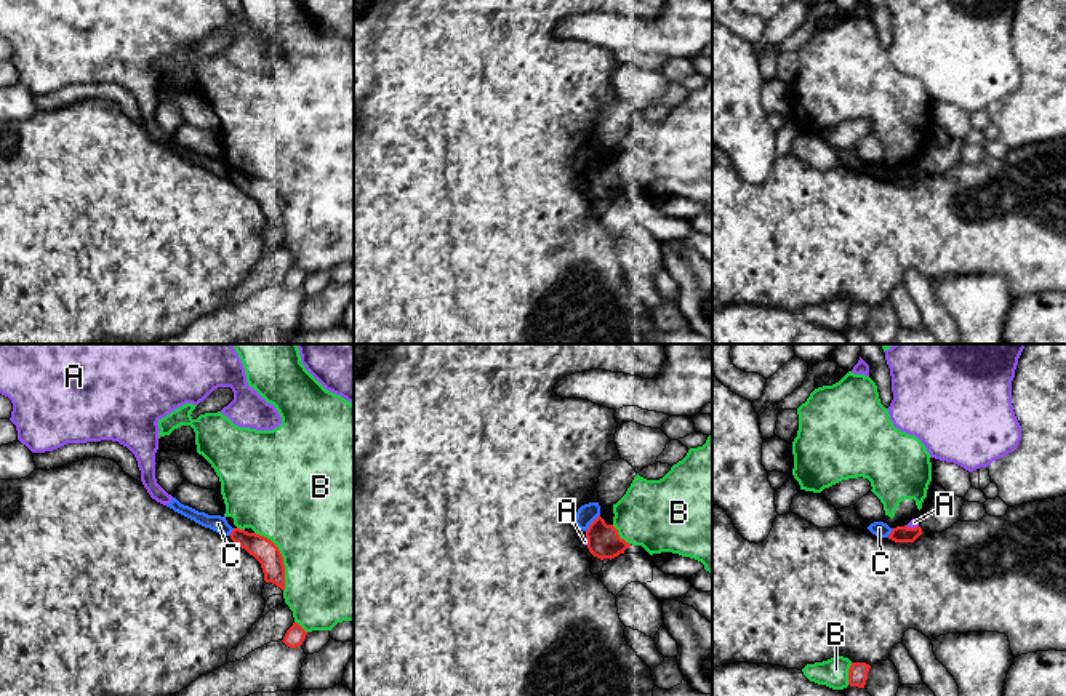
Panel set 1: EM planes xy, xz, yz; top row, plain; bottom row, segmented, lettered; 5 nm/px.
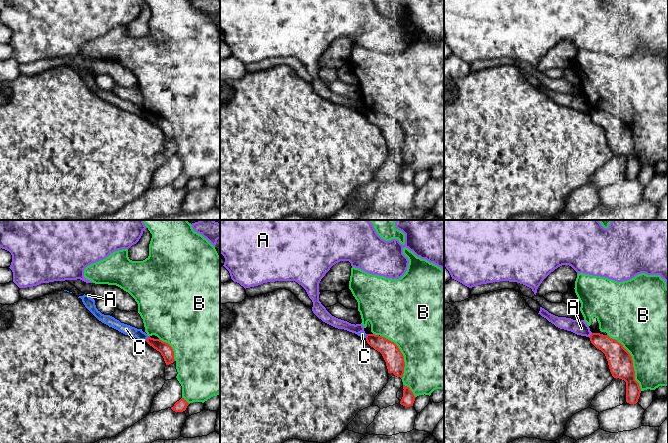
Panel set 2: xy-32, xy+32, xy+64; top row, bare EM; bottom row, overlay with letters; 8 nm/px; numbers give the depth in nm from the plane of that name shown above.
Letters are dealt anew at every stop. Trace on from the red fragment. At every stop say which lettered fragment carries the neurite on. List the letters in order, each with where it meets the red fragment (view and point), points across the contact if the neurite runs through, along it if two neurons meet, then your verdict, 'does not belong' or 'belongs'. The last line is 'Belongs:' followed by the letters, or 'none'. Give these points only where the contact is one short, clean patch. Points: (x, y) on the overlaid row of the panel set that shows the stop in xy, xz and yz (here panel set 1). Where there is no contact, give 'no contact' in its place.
A: contact yz (911, 528); border yz (905, 525), (917, 527); does not belong
B: contact xy (282, 559); does not belong
C: contact xz (591, 524); border xz (599, 514), (586, 532); does not belong
Belongs: none

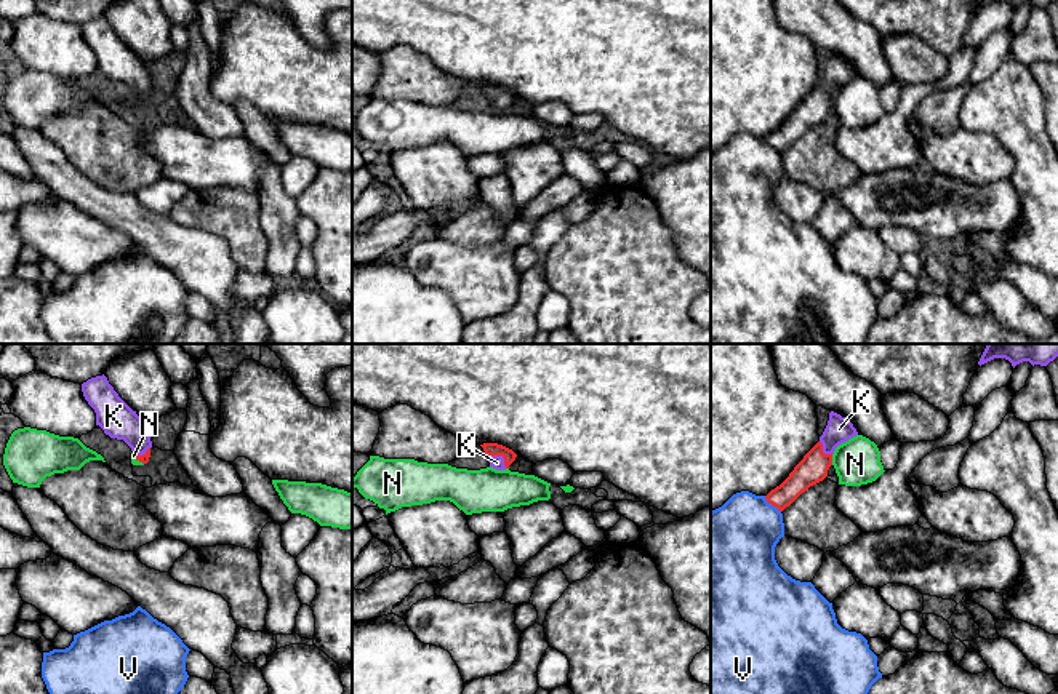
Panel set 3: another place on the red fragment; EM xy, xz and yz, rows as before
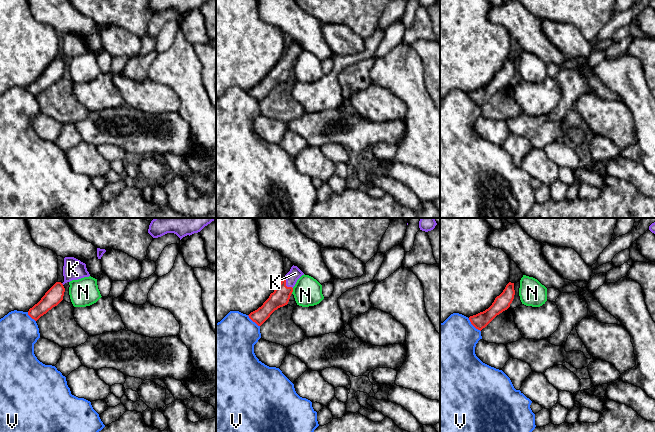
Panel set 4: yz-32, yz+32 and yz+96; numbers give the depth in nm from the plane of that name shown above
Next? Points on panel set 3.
K: contact xz (500, 454); way xz (509, 456), (500, 454), (496, 462); belongs
N: contact yz (831, 459); border yz (831, 454), (833, 464); does not belong
V: contact yz (772, 504); does not belong
Belongs: K

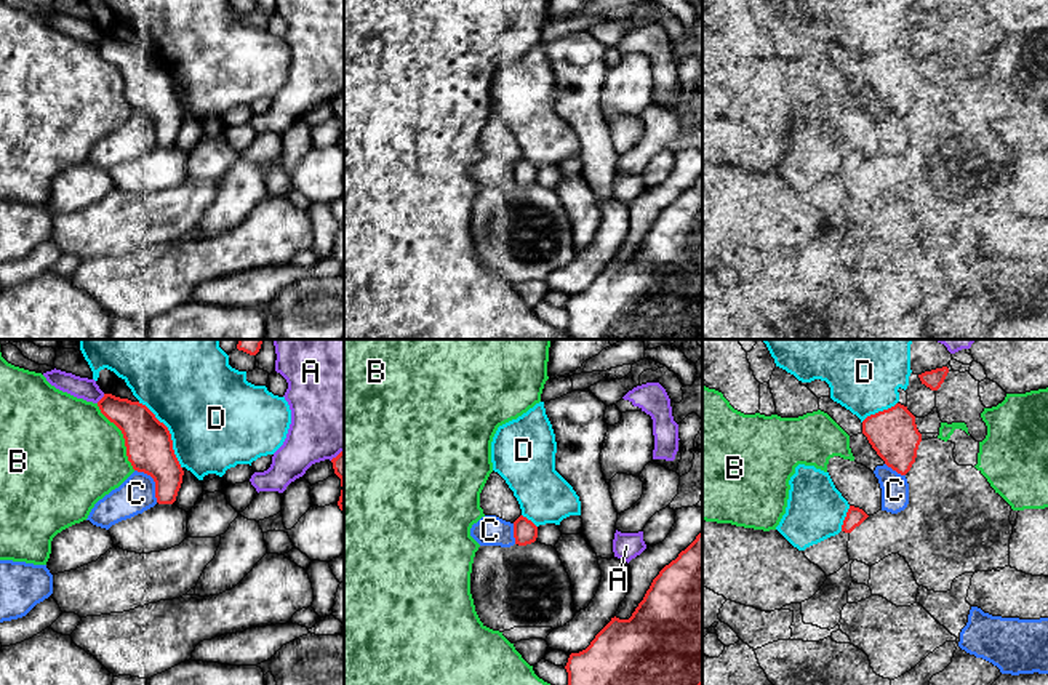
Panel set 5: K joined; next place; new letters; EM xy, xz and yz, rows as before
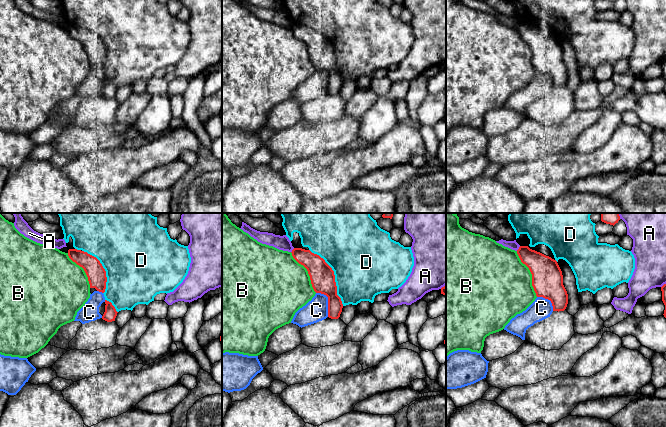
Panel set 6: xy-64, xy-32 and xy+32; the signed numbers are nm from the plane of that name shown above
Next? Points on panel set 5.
A: contact xy (101, 399); does not belong
B: contact xy (124, 437); does not belong
C: contact xy (154, 480); does not belong
D: contact xy (170, 434); does not belong
Belongs: none

